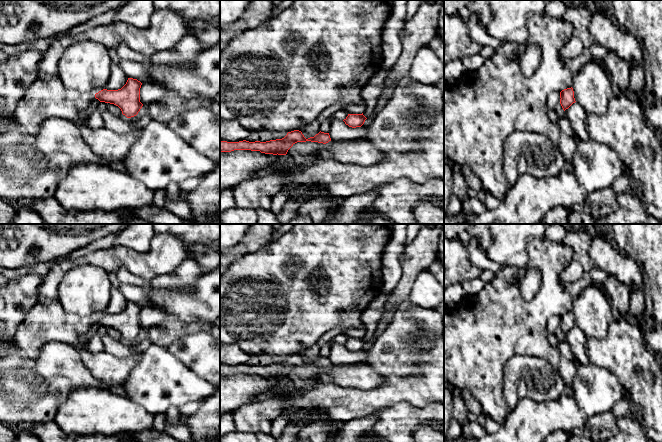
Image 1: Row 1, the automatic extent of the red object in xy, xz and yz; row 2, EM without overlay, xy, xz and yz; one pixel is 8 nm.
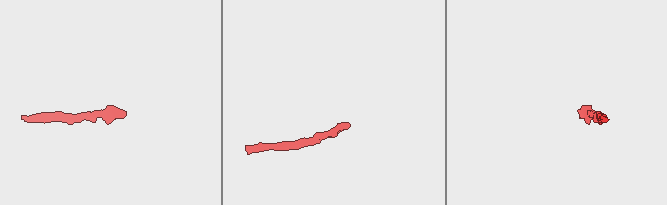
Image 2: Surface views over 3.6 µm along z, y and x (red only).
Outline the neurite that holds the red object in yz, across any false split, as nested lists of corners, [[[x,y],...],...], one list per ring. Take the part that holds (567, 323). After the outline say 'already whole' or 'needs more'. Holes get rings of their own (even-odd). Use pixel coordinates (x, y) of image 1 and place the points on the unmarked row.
[[[567,312],[564,313],[560,316],[560,328],[565,335],[568,333],[573,327],[575,327],[575,322],[574,322],[574,315],[573,312]]] | already whole

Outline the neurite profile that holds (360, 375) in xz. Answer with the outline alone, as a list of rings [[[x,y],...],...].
[[[363,361],[352,364],[331,364],[322,372],[308,377],[306,381],[308,386],[328,382],[366,391],[383,384],[386,378]]]

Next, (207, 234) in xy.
[[[154,224],[154,233],[169,233],[188,244],[215,248],[220,242],[220,224]]]

